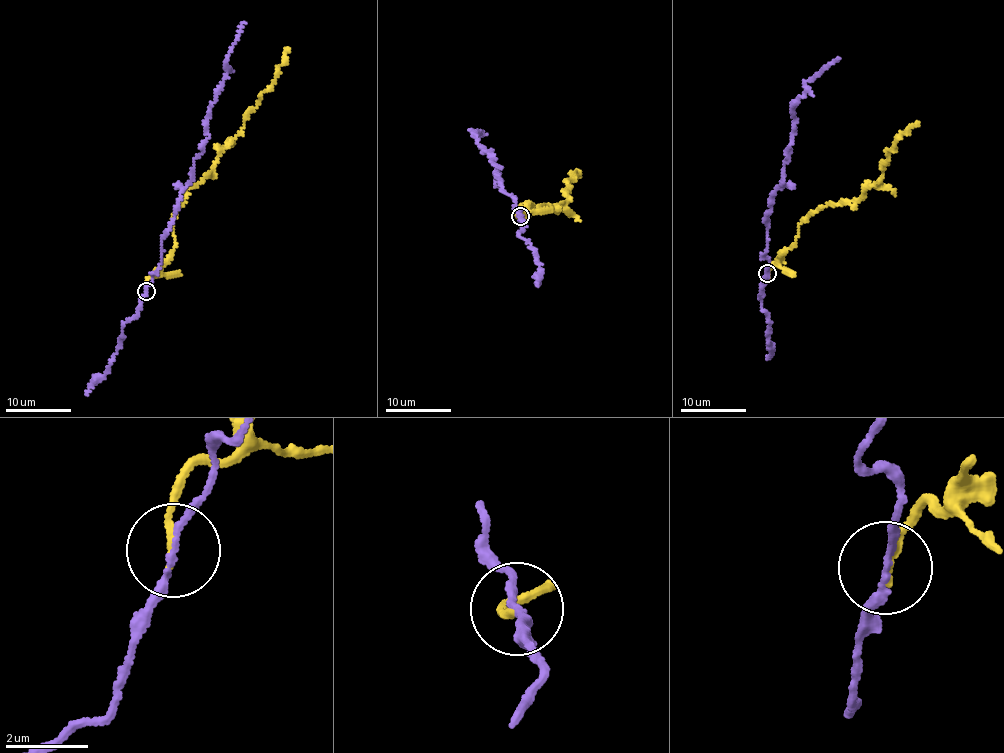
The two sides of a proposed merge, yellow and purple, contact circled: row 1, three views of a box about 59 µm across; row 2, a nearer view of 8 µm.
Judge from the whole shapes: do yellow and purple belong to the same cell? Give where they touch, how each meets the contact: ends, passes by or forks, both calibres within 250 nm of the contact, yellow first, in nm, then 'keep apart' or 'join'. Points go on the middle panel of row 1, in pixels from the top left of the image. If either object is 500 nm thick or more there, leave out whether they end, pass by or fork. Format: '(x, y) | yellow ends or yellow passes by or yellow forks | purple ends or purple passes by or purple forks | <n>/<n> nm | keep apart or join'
(520, 216) | yellow ends | purple passes by | 160/140 nm | keep apart

